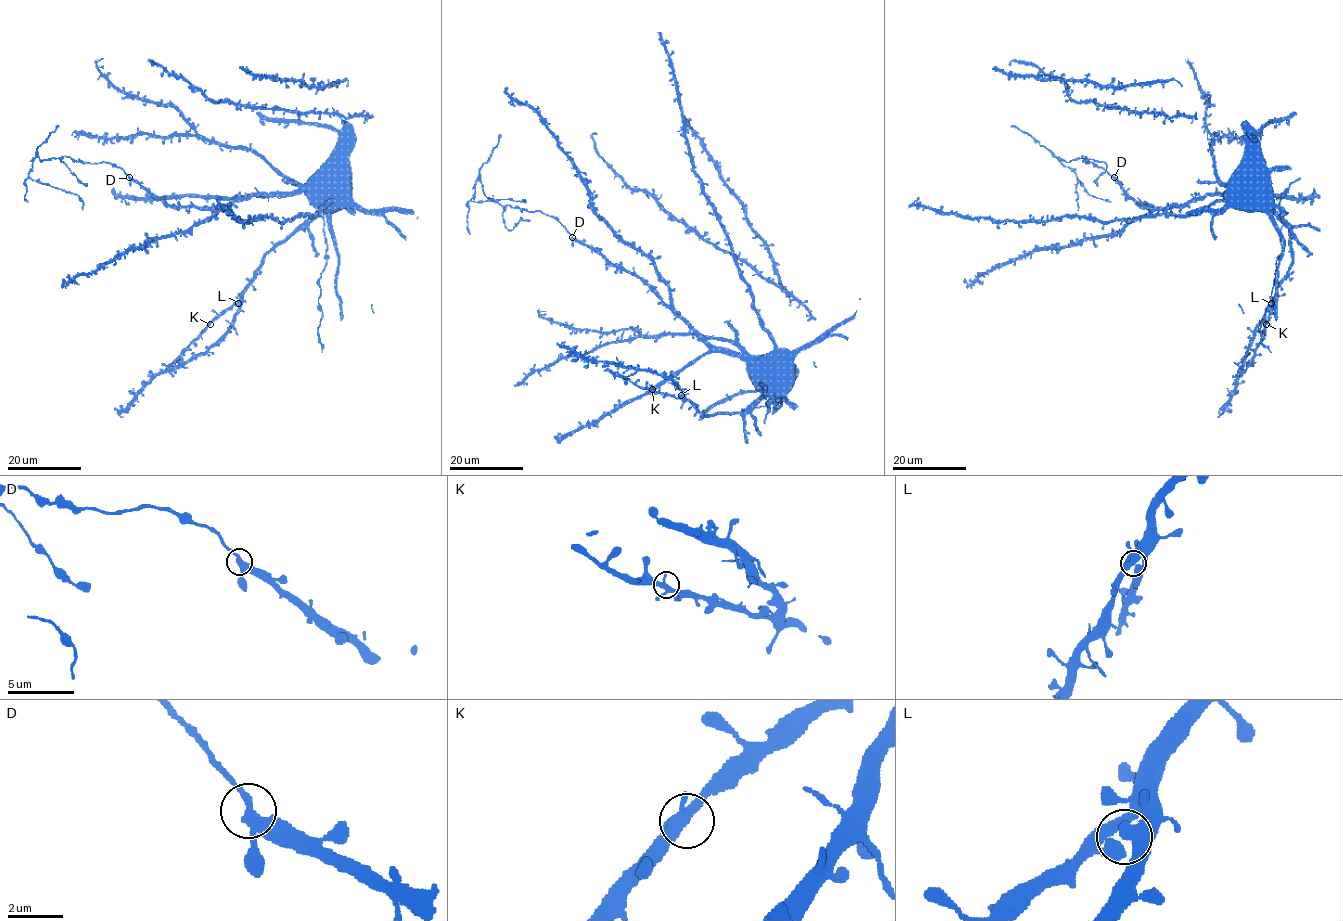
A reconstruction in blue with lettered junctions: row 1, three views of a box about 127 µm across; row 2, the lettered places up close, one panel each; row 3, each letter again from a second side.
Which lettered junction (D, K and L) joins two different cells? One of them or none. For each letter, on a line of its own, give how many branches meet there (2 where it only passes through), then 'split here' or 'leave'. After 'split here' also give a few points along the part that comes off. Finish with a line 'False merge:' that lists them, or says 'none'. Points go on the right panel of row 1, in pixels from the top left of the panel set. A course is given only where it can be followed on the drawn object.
D: branches 3; split here; course (1114, 178), (1093, 163), (1088, 164), (1081, 156), (1068, 162), (1057, 157), (1077, 177), (1077, 210)
K: branches 3; leave
L: branches 3; leave
False merge: D

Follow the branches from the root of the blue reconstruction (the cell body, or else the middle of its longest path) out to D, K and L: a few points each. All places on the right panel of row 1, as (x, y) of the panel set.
D: (1248, 165), (1257, 157), (1255, 167), (1230, 192), (1193, 197), (1180, 206), (1140, 206), (1114, 178)
K: (1248, 165), (1259, 158), (1267, 172), (1268, 206), (1288, 226), (1292, 256), (1291, 268), (1277, 289), (1266, 324)
L: (1248, 165), (1260, 159), (1268, 182), (1268, 206), (1288, 226), (1292, 265), (1271, 303)

